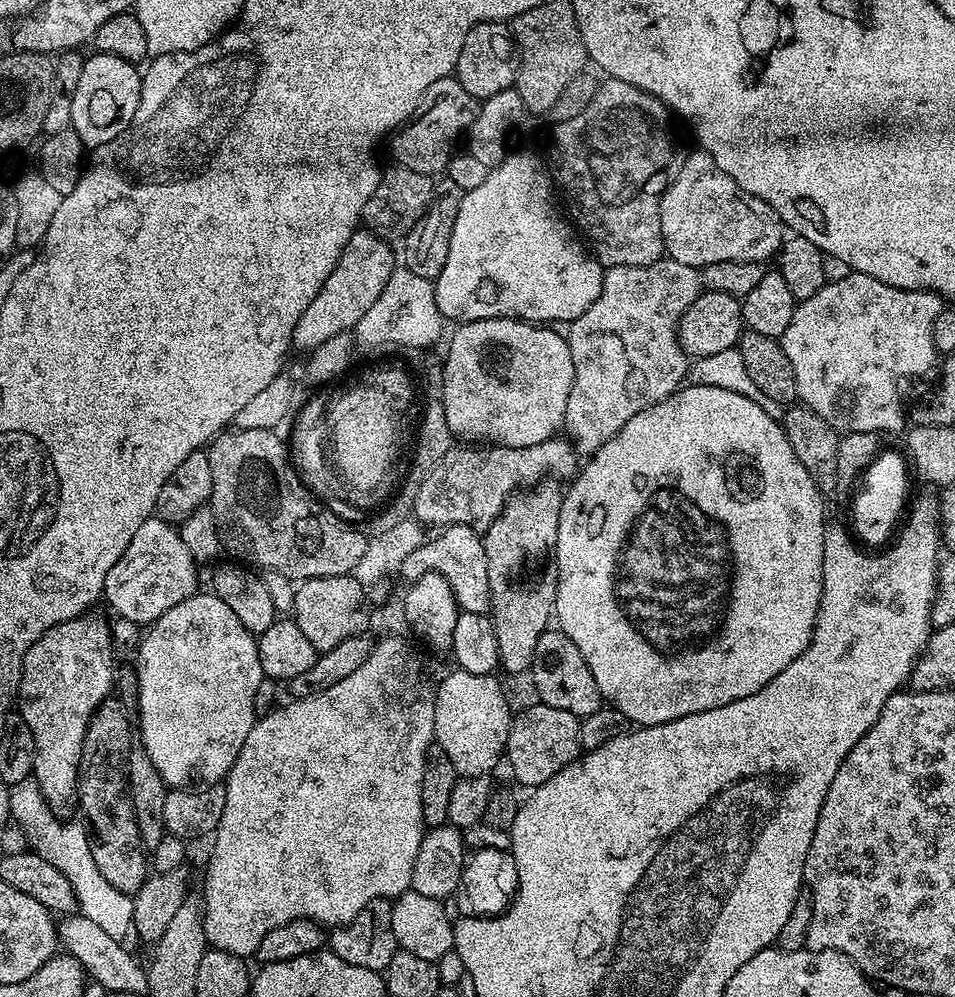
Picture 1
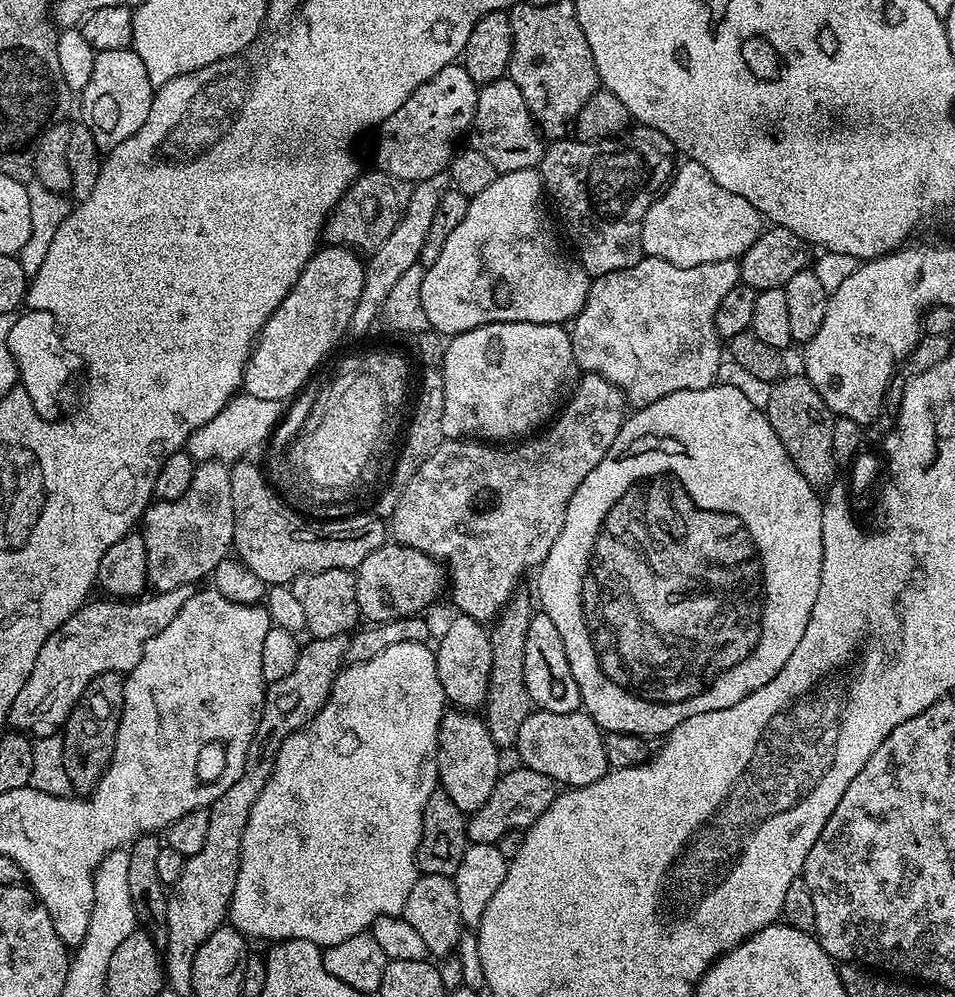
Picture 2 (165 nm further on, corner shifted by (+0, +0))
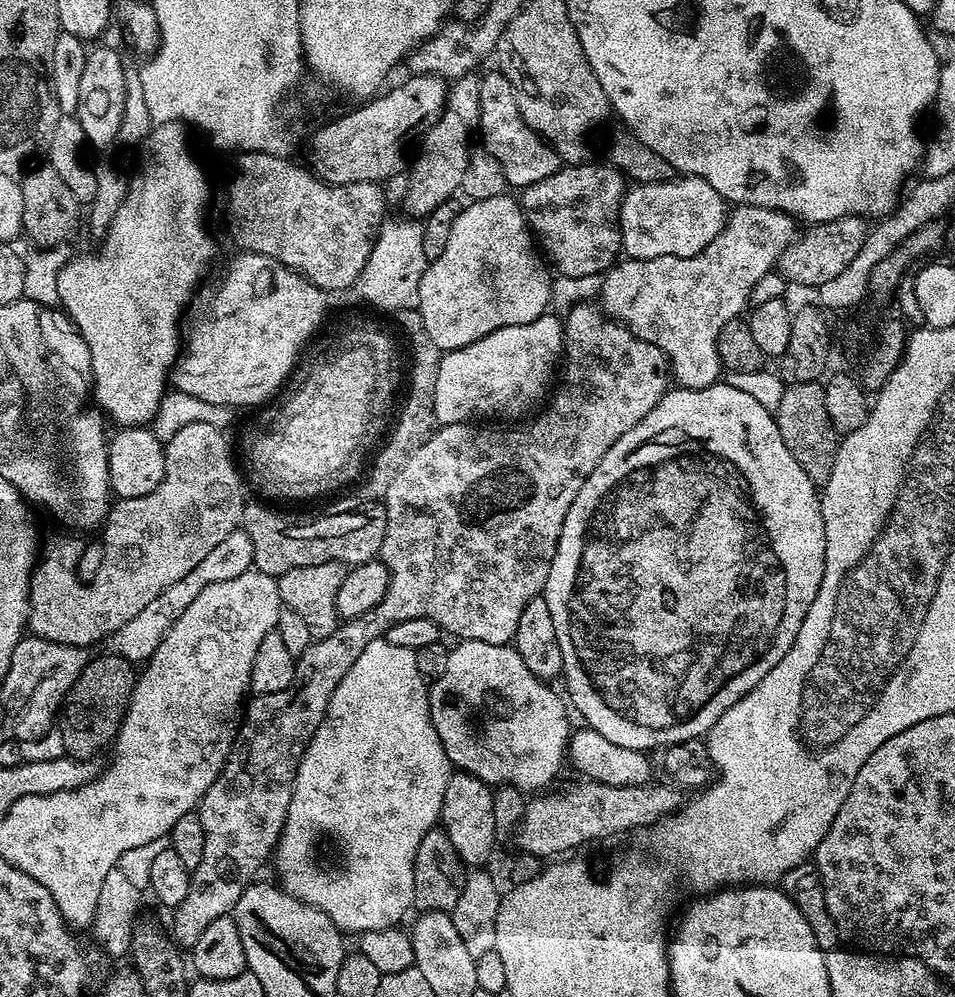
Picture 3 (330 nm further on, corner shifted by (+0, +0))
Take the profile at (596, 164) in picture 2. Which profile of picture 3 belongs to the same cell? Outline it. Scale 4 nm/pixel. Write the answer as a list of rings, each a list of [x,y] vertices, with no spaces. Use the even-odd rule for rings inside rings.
[[[592,163],[561,166],[550,178],[526,186],[518,196],[528,227],[542,241],[551,267],[576,280],[607,273],[622,256],[620,207],[624,201],[626,177],[611,163]]]

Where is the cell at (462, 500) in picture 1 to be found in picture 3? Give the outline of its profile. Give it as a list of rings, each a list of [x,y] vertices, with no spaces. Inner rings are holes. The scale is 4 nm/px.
[[[595,303],[592,304],[576,304],[569,310],[568,317],[566,315],[563,317],[564,354],[562,375],[559,377],[558,387],[555,389],[556,397],[554,397],[554,392],[551,397],[552,405],[533,422],[532,428],[516,428],[520,426],[475,428],[477,425],[472,422],[445,424],[437,427],[429,440],[422,446],[418,446],[418,450],[412,455],[410,462],[406,462],[406,466],[402,466],[402,470],[398,470],[394,482],[390,482],[390,490],[386,490],[383,499],[386,510],[386,534],[382,538],[379,559],[383,560],[385,566],[388,567],[388,589],[382,602],[378,606],[374,606],[374,610],[366,610],[366,614],[362,614],[358,618],[343,621],[334,634],[321,640],[313,640],[312,645],[297,659],[296,677],[286,690],[278,690],[278,694],[253,695],[247,701],[240,730],[236,734],[236,742],[232,745],[232,752],[224,764],[224,769],[214,782],[214,786],[210,786],[210,790],[206,790],[206,794],[198,805],[202,830],[206,834],[206,847],[202,850],[202,862],[198,862],[198,866],[191,869],[192,881],[190,890],[186,893],[186,899],[171,913],[170,936],[181,949],[191,950],[194,942],[198,942],[198,938],[206,931],[206,926],[210,926],[210,922],[215,922],[217,918],[231,913],[232,909],[236,907],[240,895],[245,892],[249,884],[257,879],[256,871],[263,866],[264,859],[267,856],[269,859],[273,855],[276,843],[280,840],[280,832],[286,822],[298,766],[306,754],[306,746],[310,746],[310,738],[314,738],[314,730],[318,730],[318,726],[326,714],[326,706],[330,706],[330,698],[334,694],[338,682],[342,682],[342,678],[346,678],[346,670],[350,670],[350,666],[354,666],[354,661],[361,656],[362,650],[366,650],[366,646],[370,646],[370,642],[387,637],[390,626],[398,626],[398,622],[410,622],[410,618],[430,618],[430,622],[434,622],[440,627],[441,633],[448,635],[449,632],[450,635],[456,636],[455,638],[460,640],[477,640],[478,642],[506,645],[511,645],[515,641],[518,618],[522,618],[522,610],[526,610],[526,602],[530,602],[544,591],[546,578],[550,574],[550,566],[554,562],[554,554],[558,550],[558,538],[562,534],[566,514],[570,514],[570,506],[574,506],[574,498],[578,498],[578,490],[582,490],[586,478],[590,478],[590,474],[594,474],[594,466],[598,466],[598,462],[602,462],[606,450],[610,450],[610,446],[614,446],[614,442],[618,442],[618,438],[622,438],[622,434],[626,434],[626,430],[634,430],[634,426],[638,426],[638,422],[642,422],[642,418],[646,418],[646,414],[650,414],[650,410],[654,410],[654,406],[658,406],[658,402],[670,388],[670,369],[668,357],[665,356],[664,351],[658,345],[638,338],[626,325],[620,323],[619,320],[612,319],[611,316],[604,315]]]

